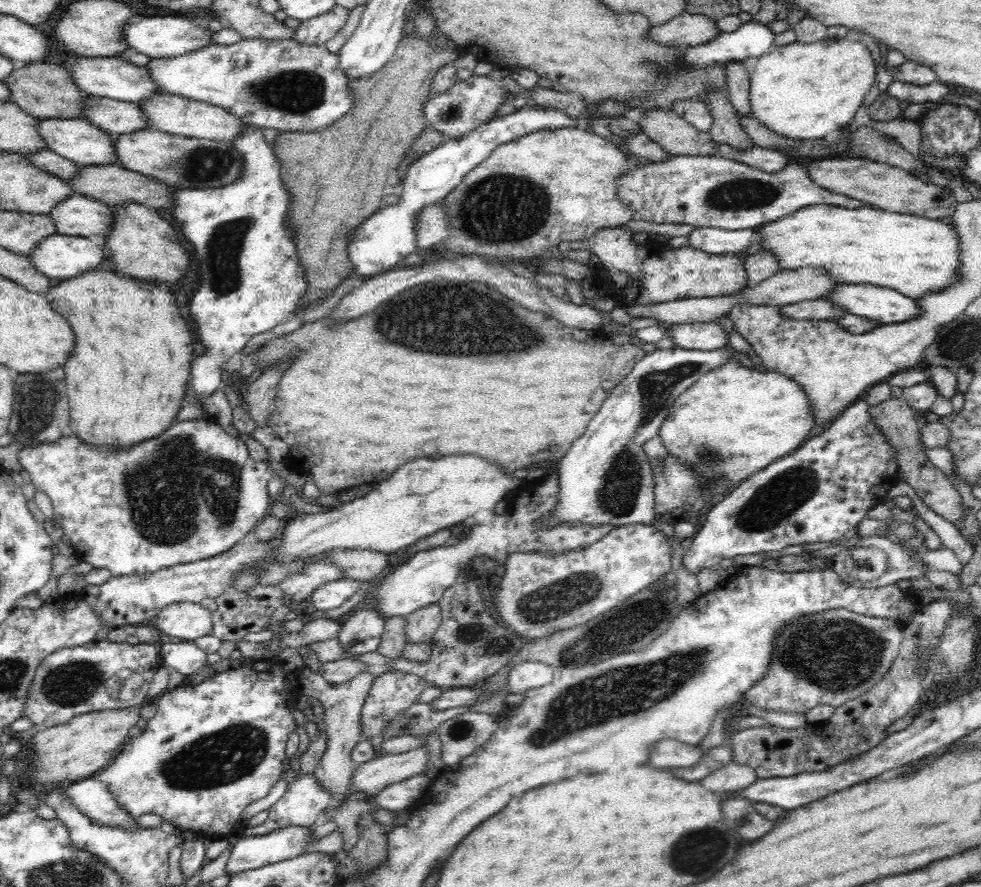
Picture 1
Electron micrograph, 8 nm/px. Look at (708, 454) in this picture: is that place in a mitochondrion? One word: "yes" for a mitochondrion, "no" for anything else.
yes

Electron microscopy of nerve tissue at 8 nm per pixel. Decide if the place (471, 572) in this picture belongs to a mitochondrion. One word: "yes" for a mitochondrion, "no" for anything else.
no

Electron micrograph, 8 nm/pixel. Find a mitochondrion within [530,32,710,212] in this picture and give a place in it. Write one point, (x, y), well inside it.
(659, 67)

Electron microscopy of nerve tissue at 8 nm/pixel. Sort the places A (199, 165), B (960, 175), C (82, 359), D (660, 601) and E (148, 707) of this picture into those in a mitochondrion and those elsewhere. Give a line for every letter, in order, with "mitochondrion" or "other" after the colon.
A: mitochondrion
B: other
C: other
D: mitochondrion
E: other

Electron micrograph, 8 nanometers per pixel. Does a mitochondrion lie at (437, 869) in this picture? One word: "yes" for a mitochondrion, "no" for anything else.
no

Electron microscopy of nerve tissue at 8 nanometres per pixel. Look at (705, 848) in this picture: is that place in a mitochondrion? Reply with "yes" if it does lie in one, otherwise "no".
yes

